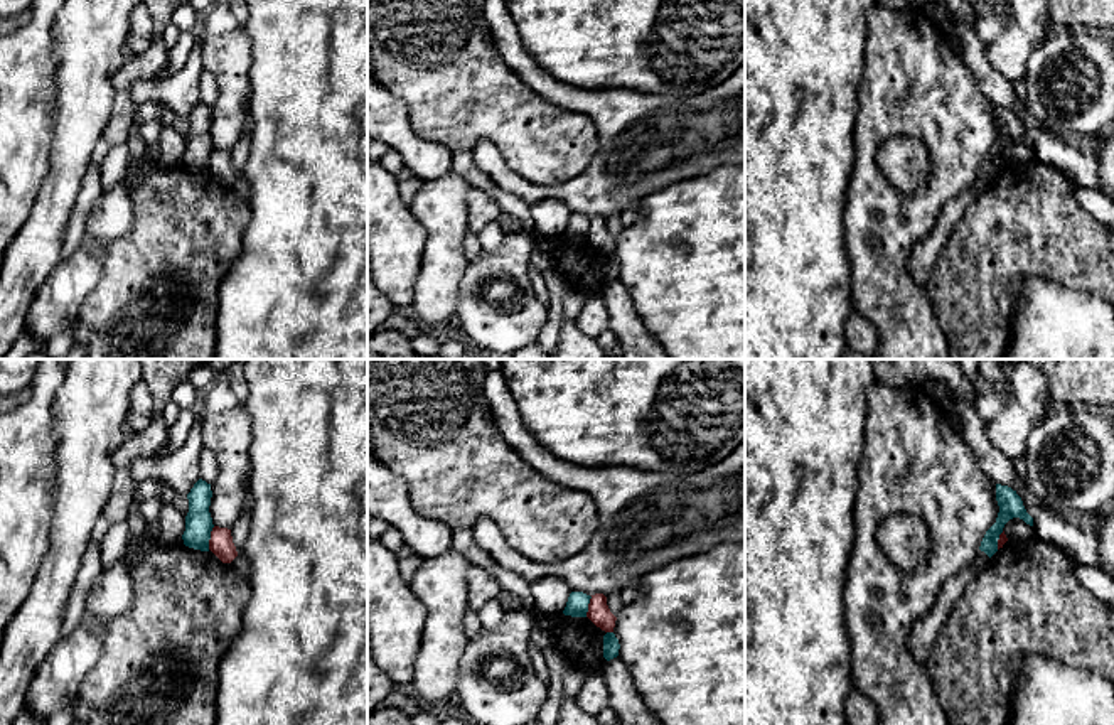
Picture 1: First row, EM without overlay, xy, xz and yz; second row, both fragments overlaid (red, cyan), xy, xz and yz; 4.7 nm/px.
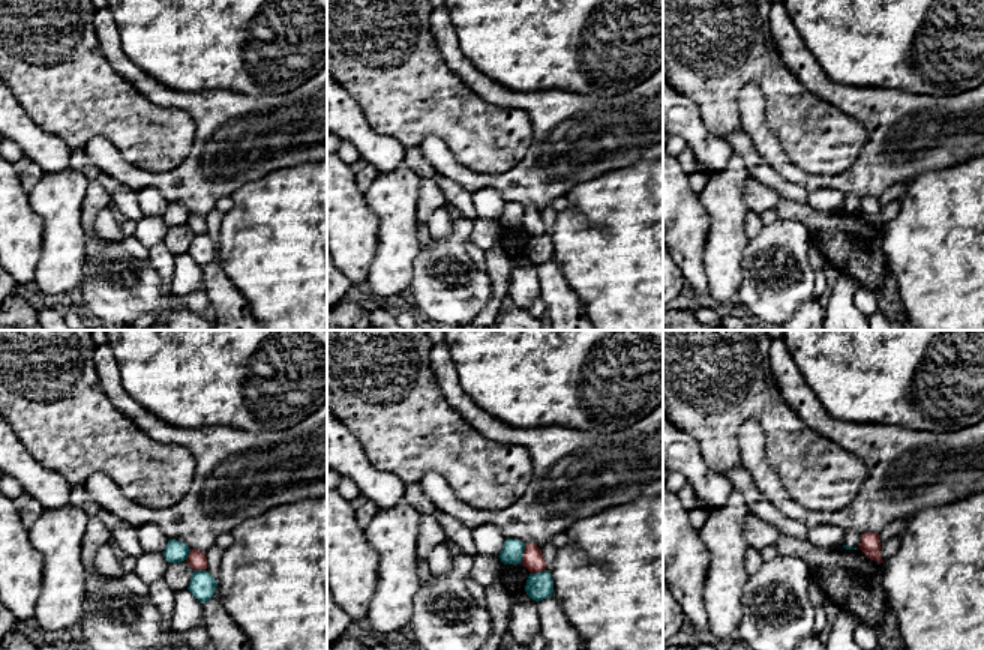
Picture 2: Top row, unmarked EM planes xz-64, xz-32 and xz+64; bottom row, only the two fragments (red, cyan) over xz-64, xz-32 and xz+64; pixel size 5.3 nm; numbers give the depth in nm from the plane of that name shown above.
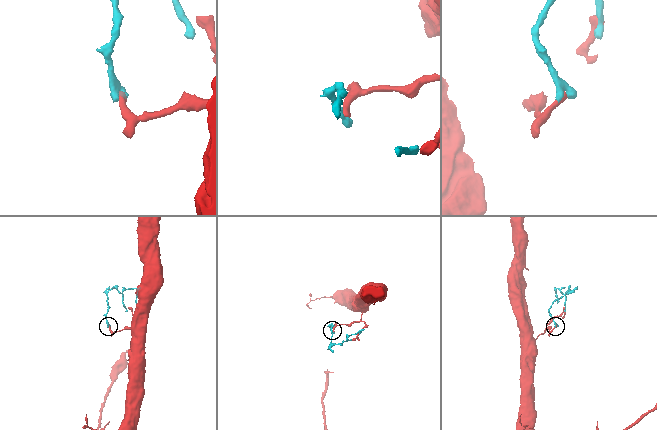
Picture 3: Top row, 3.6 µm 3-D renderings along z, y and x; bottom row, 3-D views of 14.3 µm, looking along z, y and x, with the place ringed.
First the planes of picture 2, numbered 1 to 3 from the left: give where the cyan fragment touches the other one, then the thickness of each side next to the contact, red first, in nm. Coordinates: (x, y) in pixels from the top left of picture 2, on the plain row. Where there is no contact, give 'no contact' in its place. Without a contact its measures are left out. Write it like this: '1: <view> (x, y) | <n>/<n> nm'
1: xz-64 (200, 233) | 90/140 nm
2: xz-32 (524, 218) | 110/120 nm
3: no contact

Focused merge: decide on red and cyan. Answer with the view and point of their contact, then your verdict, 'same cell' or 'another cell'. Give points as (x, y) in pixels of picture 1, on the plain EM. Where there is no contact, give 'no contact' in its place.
meets red in xy at (211, 161); another cell

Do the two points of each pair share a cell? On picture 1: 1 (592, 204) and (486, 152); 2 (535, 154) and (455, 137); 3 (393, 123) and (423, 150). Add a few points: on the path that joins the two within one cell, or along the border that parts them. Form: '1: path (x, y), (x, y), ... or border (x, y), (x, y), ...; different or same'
1: path (565, 193), (530, 193), (509, 179); same
2: path (514, 134), (509, 128), (476, 128); same
3: path (400, 130), (417, 147); same

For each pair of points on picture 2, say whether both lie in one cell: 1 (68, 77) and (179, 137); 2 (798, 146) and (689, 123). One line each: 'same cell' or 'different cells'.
1: same cell
2: different cells

